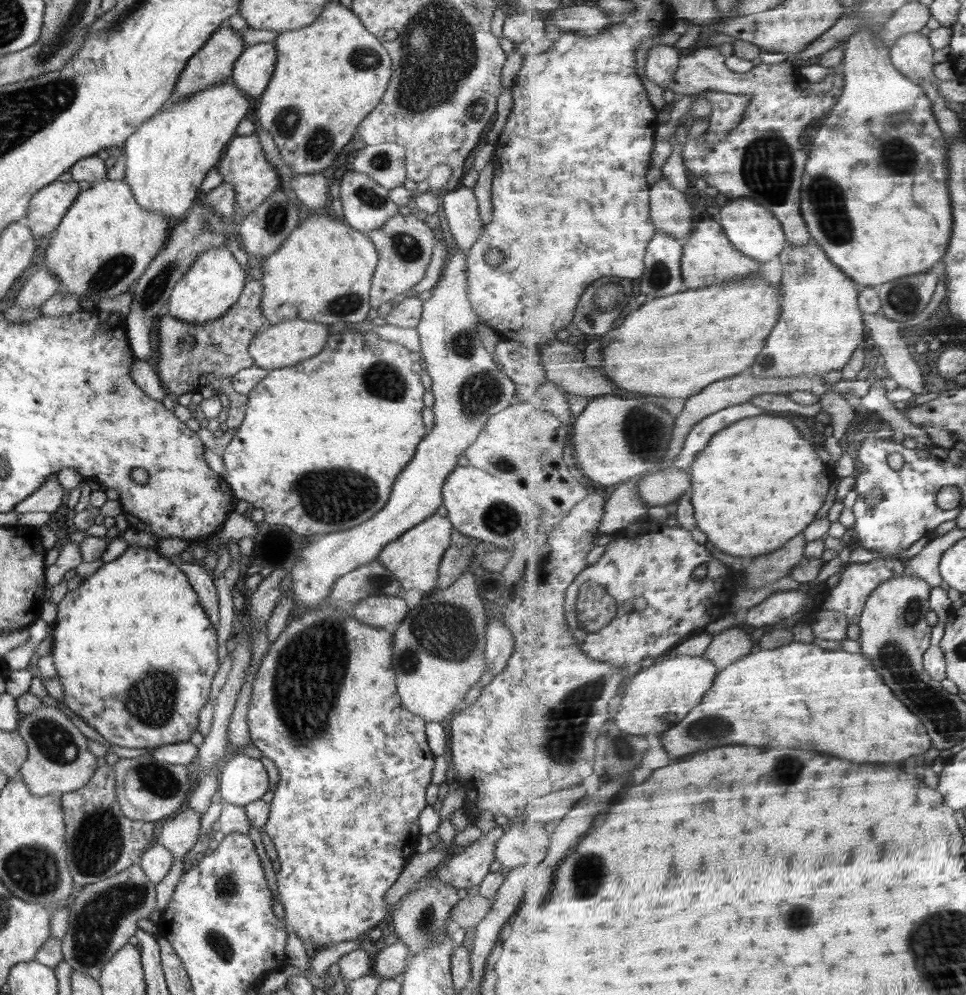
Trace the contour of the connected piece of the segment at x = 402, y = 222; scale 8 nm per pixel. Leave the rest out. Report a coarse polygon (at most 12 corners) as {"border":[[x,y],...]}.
{"border":[[398,212],[367,233],[378,253],[377,309],[424,278],[437,243],[425,221]]}

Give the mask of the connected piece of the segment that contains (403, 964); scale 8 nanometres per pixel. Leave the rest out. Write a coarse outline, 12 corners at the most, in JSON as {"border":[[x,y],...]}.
{"border":[[400,940],[383,944],[372,966],[381,979],[398,979],[409,964]]}

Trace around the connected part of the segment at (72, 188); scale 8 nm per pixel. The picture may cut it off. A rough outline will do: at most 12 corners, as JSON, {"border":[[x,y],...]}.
{"border":[[58,179],[29,202],[33,236],[52,234],[80,192]]}

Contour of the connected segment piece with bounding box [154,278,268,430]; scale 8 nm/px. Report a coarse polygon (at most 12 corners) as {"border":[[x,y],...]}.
{"border":[[252,278],[220,318],[158,320],[156,370],[178,396],[210,386],[230,400],[229,430],[249,397],[232,377],[268,322]]}

